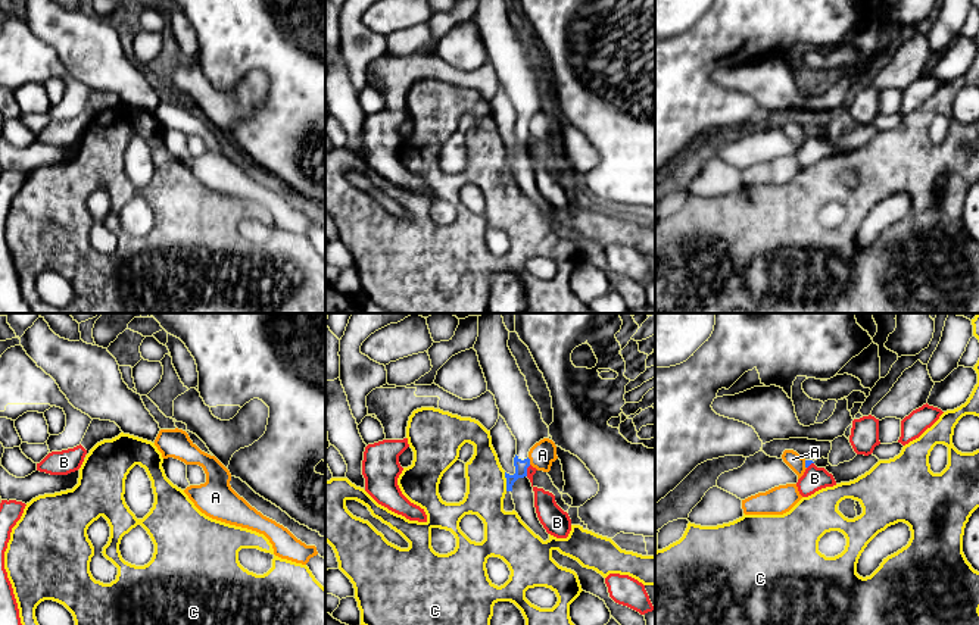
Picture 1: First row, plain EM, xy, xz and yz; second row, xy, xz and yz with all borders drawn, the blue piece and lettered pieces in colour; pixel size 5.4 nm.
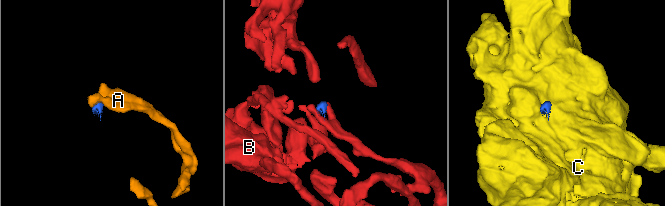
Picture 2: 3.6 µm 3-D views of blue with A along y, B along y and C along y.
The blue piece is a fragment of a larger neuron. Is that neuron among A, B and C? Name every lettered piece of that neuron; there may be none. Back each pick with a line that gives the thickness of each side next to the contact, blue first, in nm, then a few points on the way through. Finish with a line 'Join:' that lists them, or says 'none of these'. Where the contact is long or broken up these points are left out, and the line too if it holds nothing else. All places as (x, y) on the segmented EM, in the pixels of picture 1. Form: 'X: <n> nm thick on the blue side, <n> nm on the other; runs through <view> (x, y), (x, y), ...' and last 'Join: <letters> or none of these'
Join: none of these

